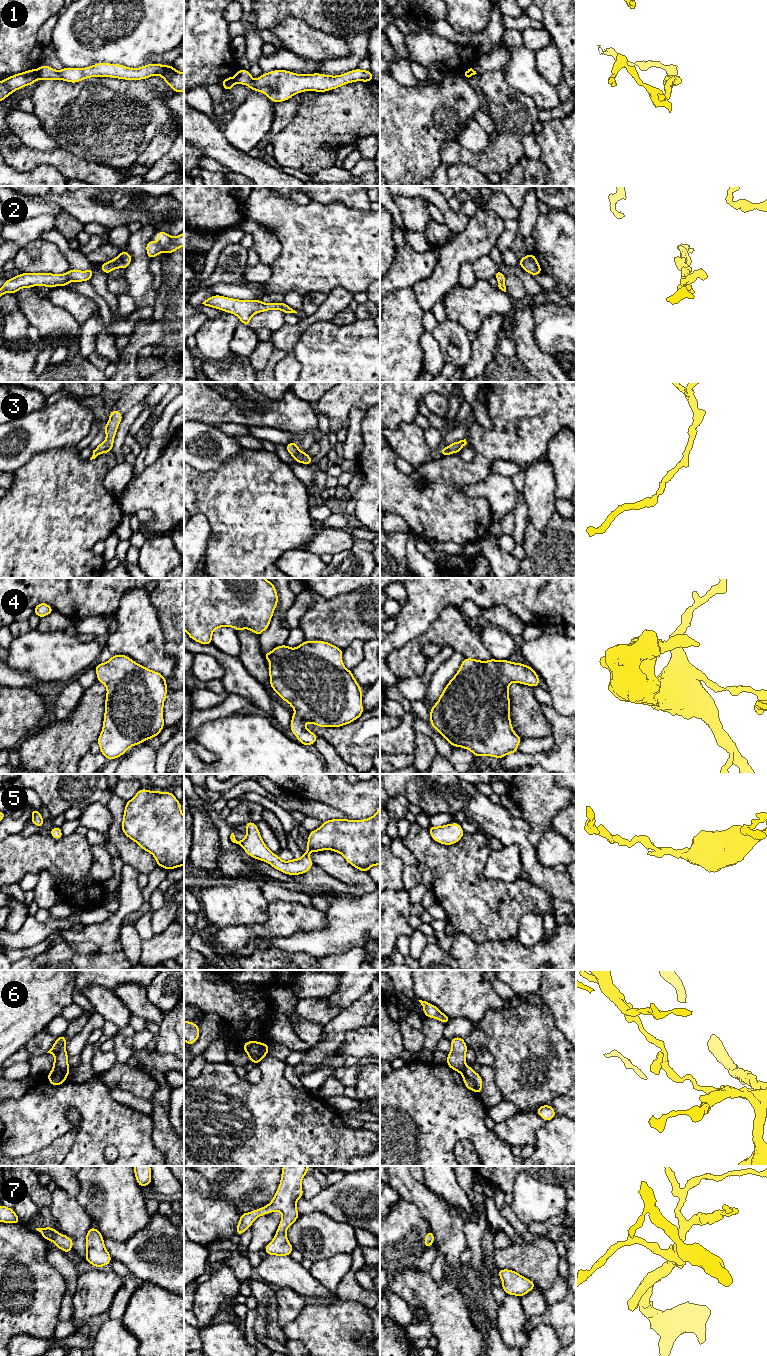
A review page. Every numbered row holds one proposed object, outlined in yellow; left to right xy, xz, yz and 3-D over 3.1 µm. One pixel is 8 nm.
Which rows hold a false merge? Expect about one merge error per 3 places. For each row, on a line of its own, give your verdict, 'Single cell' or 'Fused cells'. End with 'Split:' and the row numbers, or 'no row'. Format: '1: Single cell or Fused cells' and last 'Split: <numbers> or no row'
1: Fused cells
2: Single cell
3: Single cell
4: Single cell
5: Single cell
6: Fused cells
7: Single cell
Split: 1, 6

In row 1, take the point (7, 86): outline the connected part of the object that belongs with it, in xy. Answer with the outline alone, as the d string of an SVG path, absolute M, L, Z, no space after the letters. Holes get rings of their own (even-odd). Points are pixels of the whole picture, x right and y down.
M30 69L0 81L0 102L16 90L22 89L27 85L33 85L38 79L39 69Z

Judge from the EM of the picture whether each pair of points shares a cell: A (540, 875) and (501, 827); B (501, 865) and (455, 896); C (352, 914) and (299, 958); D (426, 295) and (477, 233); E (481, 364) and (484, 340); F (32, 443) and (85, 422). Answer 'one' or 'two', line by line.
A: one
B: two
C: two
D: one
E: one
F: one

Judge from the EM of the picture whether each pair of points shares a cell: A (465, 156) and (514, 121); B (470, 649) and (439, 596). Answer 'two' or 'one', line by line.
A: one
B: two

